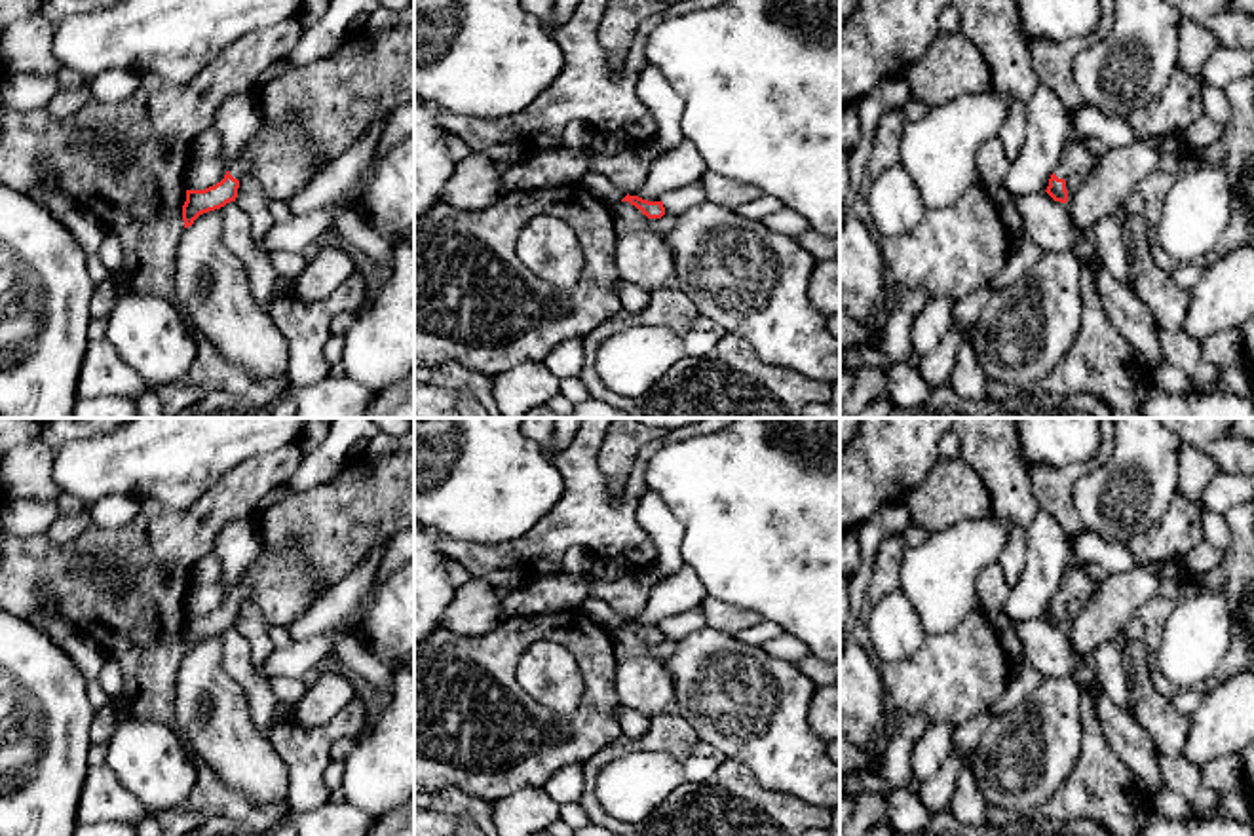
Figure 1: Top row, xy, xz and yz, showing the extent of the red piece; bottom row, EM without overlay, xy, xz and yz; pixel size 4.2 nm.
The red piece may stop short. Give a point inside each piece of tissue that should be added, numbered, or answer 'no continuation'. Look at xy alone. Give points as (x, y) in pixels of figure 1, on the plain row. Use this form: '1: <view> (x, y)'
1: xy (278, 582)

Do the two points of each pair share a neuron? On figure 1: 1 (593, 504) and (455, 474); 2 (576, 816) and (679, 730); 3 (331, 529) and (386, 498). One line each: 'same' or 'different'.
1: different
2: different
3: same

